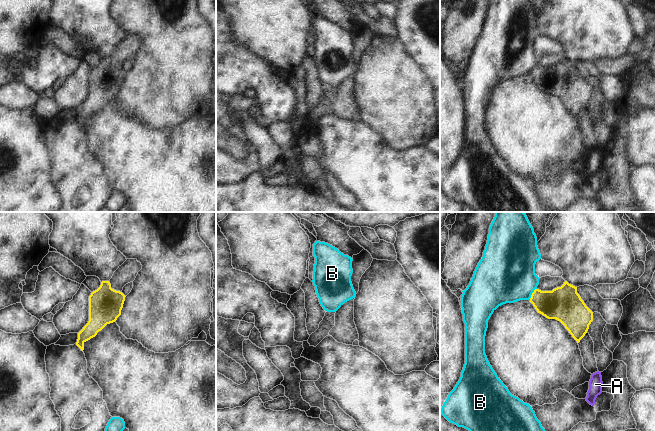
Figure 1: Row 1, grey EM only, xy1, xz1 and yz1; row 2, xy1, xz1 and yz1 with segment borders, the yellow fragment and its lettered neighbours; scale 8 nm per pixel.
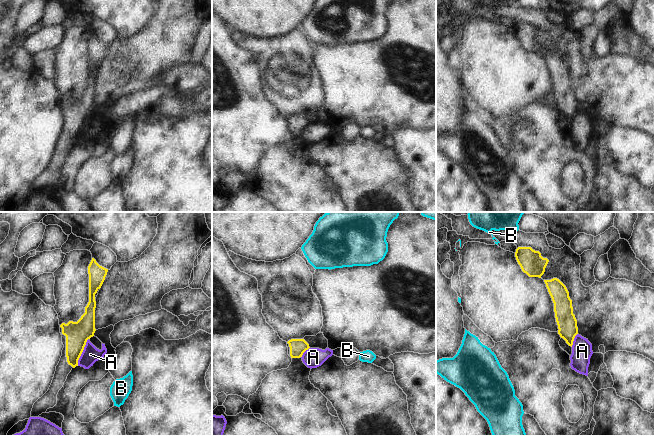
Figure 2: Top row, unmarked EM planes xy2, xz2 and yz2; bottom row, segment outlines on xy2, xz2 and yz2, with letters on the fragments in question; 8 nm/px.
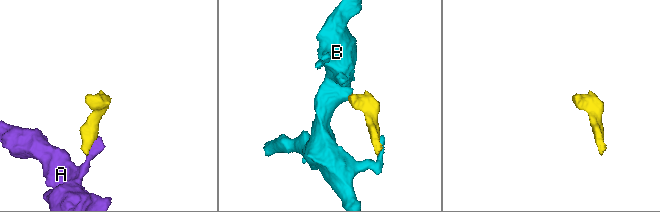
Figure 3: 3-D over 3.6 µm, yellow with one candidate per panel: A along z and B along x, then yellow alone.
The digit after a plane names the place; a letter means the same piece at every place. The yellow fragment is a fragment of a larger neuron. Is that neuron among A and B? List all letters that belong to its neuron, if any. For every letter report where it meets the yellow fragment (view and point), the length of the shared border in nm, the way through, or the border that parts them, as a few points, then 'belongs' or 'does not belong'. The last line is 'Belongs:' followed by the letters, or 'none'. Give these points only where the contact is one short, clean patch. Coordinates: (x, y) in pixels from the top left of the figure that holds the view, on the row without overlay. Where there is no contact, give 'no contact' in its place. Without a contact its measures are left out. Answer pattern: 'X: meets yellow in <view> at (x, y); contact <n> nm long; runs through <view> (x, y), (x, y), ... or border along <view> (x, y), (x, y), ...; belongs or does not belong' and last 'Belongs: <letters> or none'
A: meets yellow in xy2 at (82, 127); contact 240 nm long; border along xy2 (88, 114), (77, 141); does not belong
B: meets yellow in yz1 at (532, 70); contact 110 nm long; border along yz1 (536, 64), (529, 75); does not belong
Belongs: none

